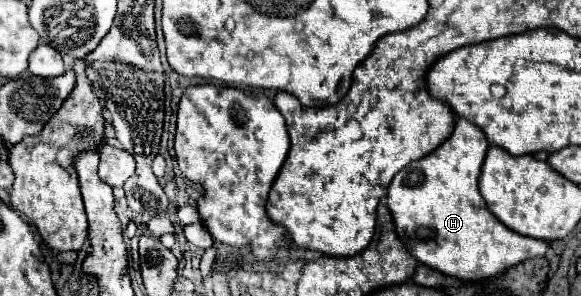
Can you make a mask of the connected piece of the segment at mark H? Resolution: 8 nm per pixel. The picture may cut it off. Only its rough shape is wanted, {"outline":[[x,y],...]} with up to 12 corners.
{"outline":[[467,122],[391,182],[405,248],[459,280],[545,256],[479,192]]}

